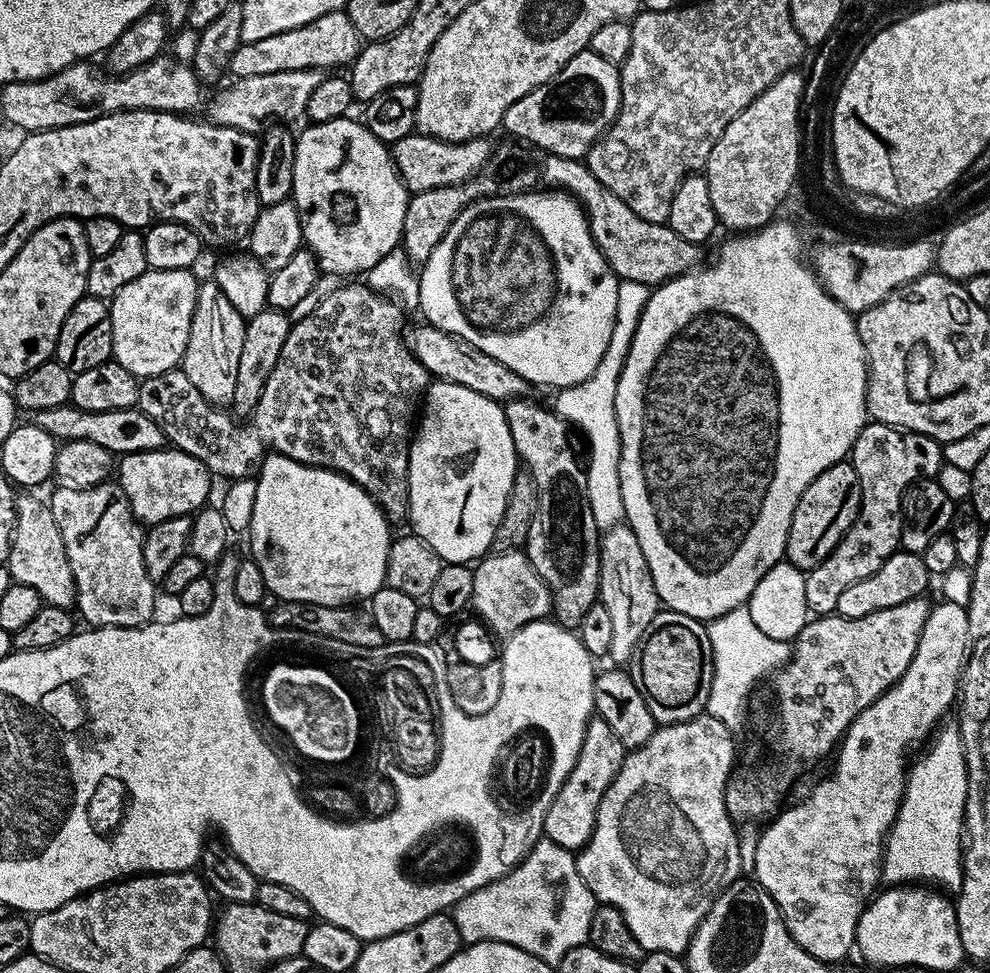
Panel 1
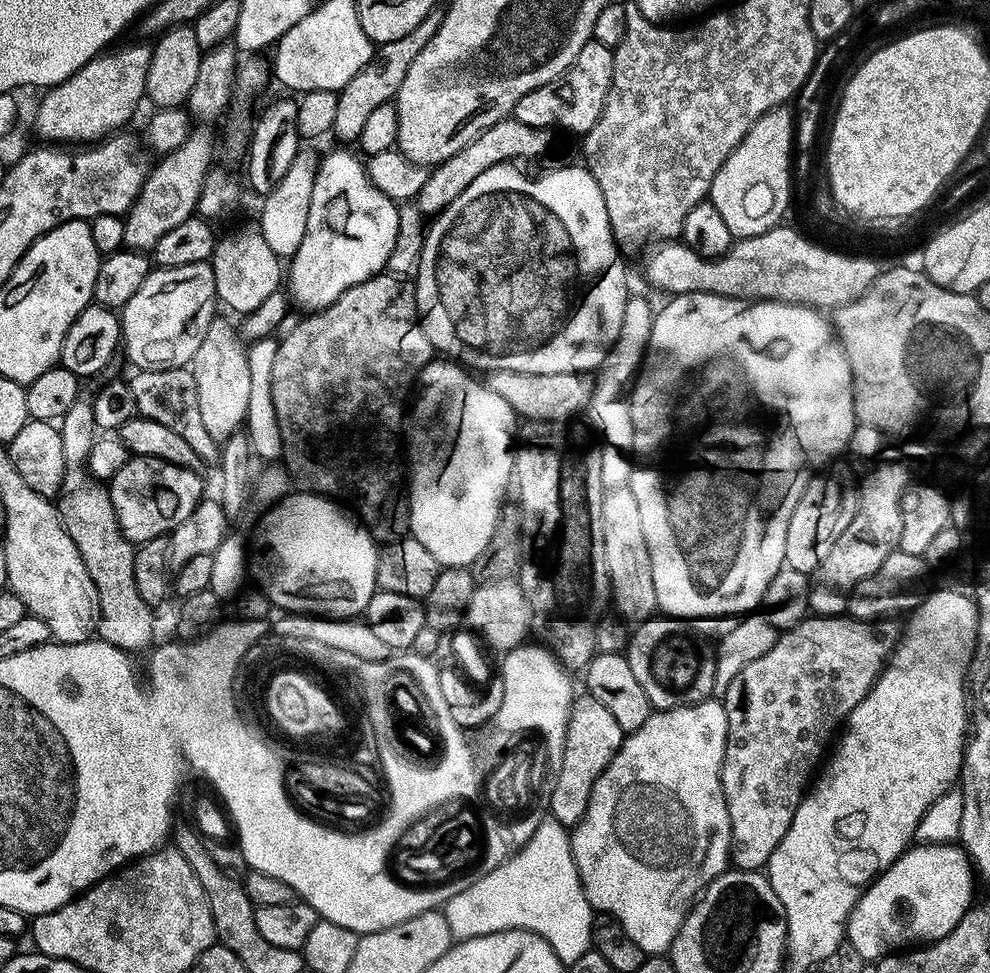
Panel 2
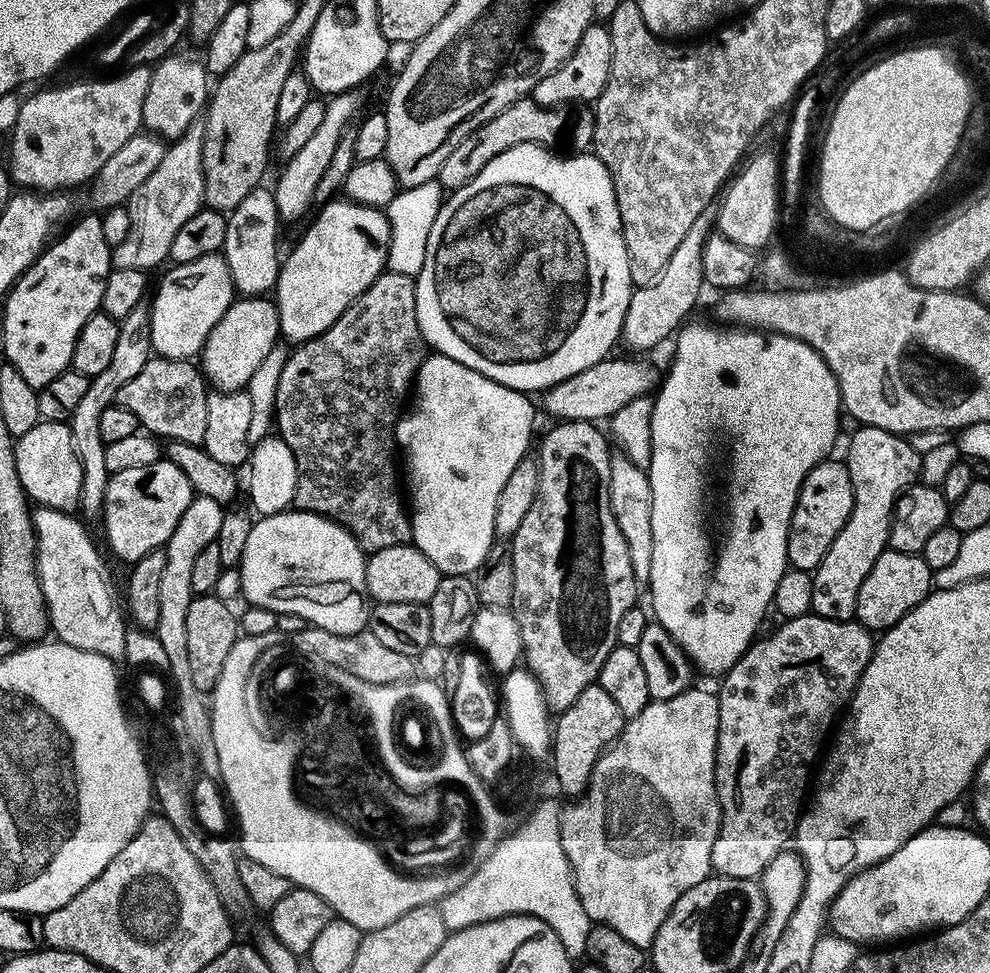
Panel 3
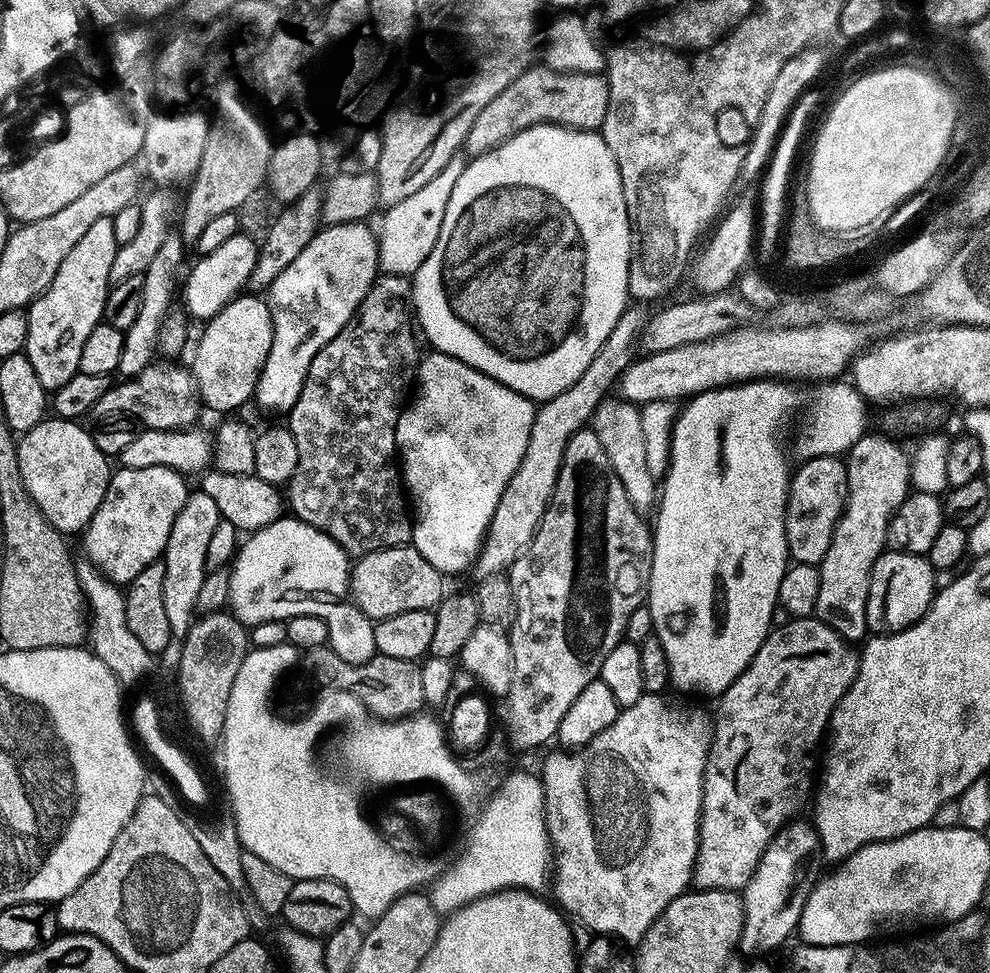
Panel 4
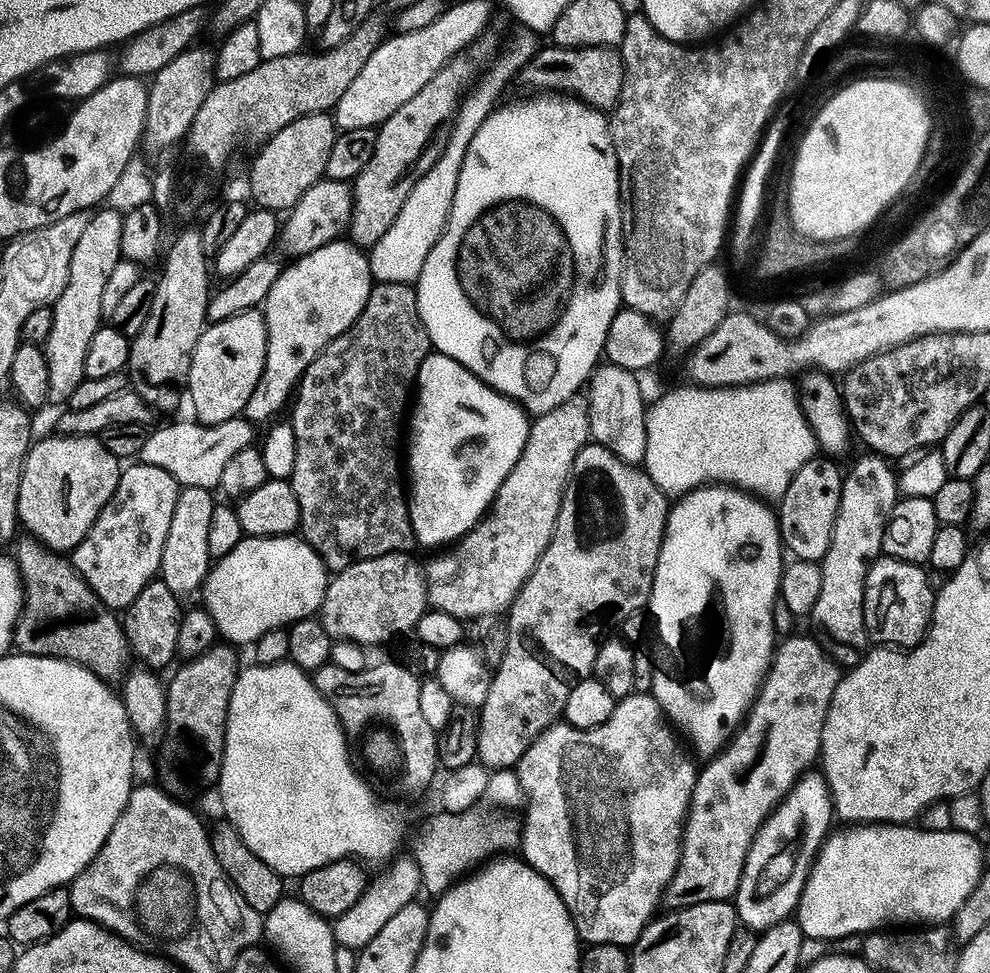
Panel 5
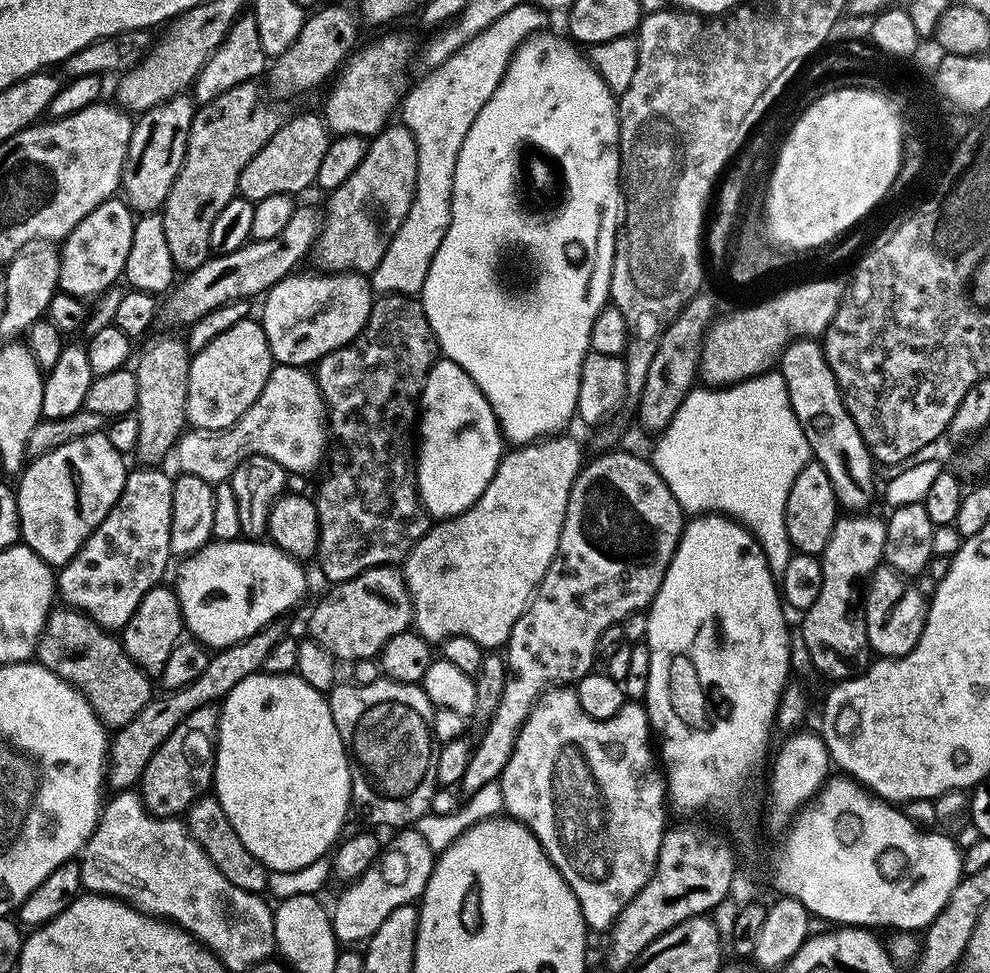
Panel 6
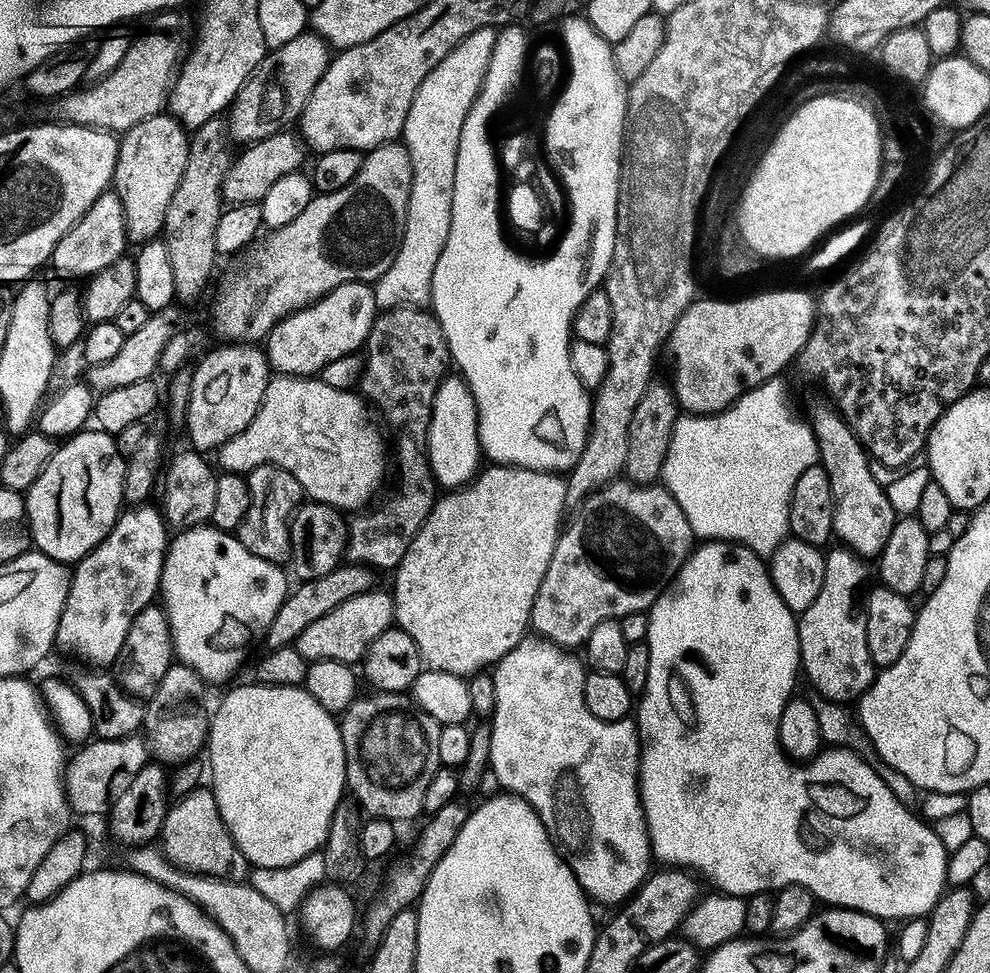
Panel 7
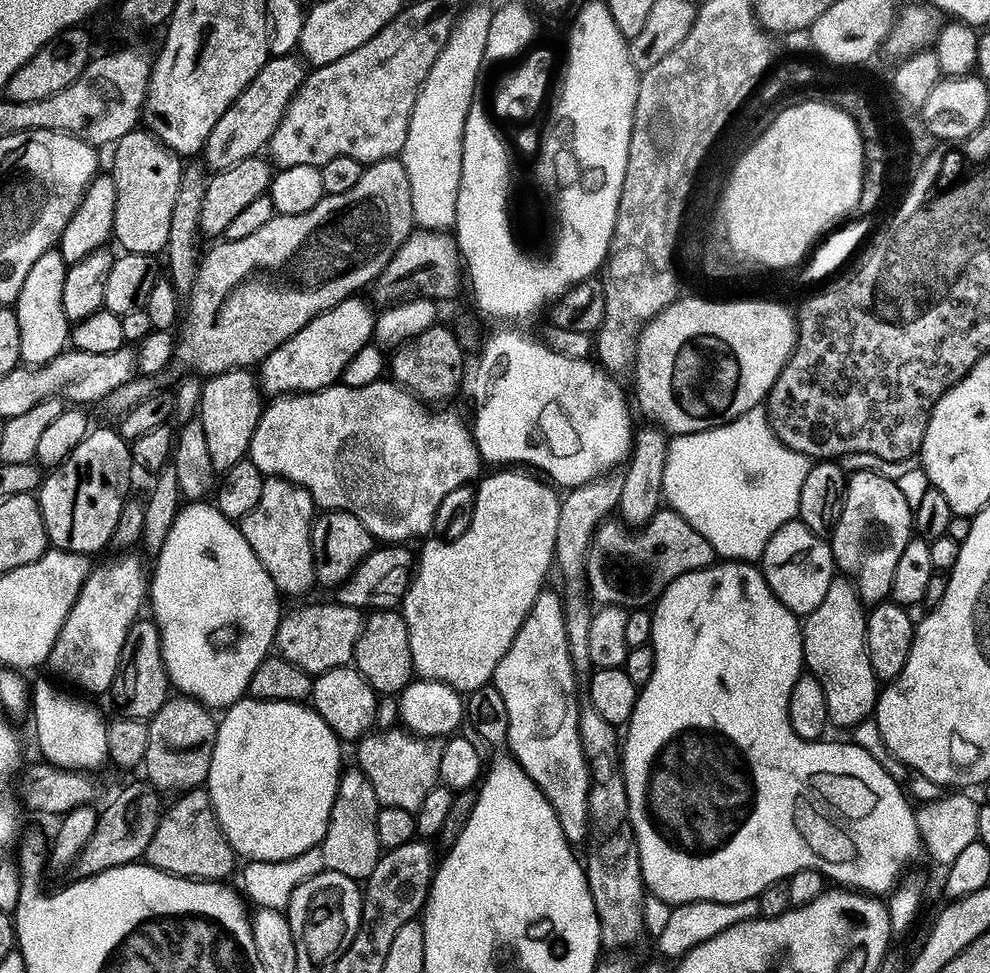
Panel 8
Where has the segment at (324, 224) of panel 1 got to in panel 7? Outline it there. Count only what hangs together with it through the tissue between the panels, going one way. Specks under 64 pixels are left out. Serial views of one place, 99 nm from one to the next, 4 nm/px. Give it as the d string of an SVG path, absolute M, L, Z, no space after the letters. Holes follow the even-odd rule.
M355 280L349 284L338 286L330 290L327 294L316 300L312 304L300 308L296 312L272 325L272 329L266 337L266 355L268 363L277 373L285 376L310 376L315 377L323 370L327 364L332 364L335 360L340 360L343 356L348 356L351 352L359 353L363 349L372 323L376 321L378 309L376 299L372 293L373 285L368 282Z

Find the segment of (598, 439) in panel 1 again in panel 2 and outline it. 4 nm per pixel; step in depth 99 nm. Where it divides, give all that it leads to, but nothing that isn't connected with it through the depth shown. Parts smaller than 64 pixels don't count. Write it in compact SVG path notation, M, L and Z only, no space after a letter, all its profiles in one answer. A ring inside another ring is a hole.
M629 295L626 314L622 314L622 330L618 330L618 338L594 376L592 403L586 409L586 416L592 419L591 427L596 427L604 435L605 442L612 447L605 447L602 451L602 482L605 486L627 485L632 475L634 460L630 453L634 442L634 426L630 422L630 406L626 393L640 365L644 363L653 319L654 307L652 308L651 302L644 296Z

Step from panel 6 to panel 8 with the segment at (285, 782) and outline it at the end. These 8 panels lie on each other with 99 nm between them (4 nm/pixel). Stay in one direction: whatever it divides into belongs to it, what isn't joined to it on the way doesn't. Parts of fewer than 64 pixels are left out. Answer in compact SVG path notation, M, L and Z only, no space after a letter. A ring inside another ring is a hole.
M241 698L227 709L225 720L219 721L219 728L224 731L224 782L226 782L226 808L224 808L224 821L220 823L220 829L224 832L225 838L230 842L230 846L236 852L237 857L245 861L265 860L266 862L277 863L280 860L294 858L303 851L317 847L321 843L327 830L327 820L331 806L334 804L336 788L342 773L340 766L340 747L342 741L339 736L332 732L330 726L319 716L315 709L307 703L301 702L274 702L273 700L253 700L251 698Z

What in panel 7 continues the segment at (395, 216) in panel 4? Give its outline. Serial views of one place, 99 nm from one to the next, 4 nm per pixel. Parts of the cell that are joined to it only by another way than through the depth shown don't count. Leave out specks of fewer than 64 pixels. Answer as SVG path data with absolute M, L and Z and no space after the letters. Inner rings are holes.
M482 27L474 30L474 34L462 38L462 42L458 42L458 46L454 46L454 50L450 50L450 54L446 54L446 58L442 58L438 66L431 68L426 78L422 78L422 86L418 86L418 94L414 94L414 102L410 102L410 114L406 114L406 126L402 133L402 143L408 149L412 163L410 202L402 242L395 245L390 270L386 270L386 274L382 274L374 281L372 293L376 299L377 309L424 306L432 299L434 266L438 266L442 246L446 246L446 238L450 234L452 225L458 142L462 134L462 126L466 122L466 114L470 114L470 106L474 106L484 76L488 73L496 45L496 33L496 28Z

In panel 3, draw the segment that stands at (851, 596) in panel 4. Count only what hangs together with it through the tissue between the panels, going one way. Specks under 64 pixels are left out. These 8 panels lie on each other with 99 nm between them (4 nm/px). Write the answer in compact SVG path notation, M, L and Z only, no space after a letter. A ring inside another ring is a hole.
M867 426L855 430L857 432L848 444L846 455L854 490L852 513L838 538L834 538L830 550L826 550L822 562L811 573L811 611L831 620L851 620L855 617L862 582L866 582L866 574L870 574L874 562L878 562L880 555L889 547L888 523L892 520L896 499L903 488L910 487L914 482L916 484L921 475L921 449L907 444L903 435Z

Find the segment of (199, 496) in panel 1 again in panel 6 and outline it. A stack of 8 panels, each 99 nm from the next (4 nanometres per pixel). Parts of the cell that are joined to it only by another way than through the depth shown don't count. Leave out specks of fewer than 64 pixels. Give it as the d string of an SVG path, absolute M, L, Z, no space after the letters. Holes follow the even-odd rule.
M140 466L129 471L126 482L122 486L122 494L118 502L102 518L102 522L86 538L86 542L74 554L69 564L63 565L56 576L58 596L67 607L75 608L77 612L85 612L98 626L109 630L122 630L126 622L138 610L138 602L150 589L157 587L168 568L168 560L173 559L170 550L170 518L172 517L172 481L171 475L160 472L156 466Z

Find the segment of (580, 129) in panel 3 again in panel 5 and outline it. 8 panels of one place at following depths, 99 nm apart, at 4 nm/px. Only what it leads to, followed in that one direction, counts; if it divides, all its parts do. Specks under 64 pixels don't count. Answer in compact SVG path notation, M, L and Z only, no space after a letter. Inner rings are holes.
M541 47L536 55L520 69L519 79L533 84L536 90L555 90L560 94L571 94L597 110L616 107L622 94L624 81L624 59L615 47L606 48L562 48Z

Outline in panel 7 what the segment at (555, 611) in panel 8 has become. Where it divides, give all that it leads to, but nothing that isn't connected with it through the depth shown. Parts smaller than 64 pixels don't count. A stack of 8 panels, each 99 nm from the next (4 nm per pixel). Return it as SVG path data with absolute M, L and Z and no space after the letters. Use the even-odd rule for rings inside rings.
M535 634L525 635L523 640L514 646L490 672L494 682L494 702L490 717L492 733L490 734L490 772L496 775L496 780L501 784L505 793L520 796L538 814L538 818L546 826L548 837L556 845L559 853L570 866L570 870L576 875L580 887L593 901L600 904L616 904L620 906L631 897L632 893L648 879L650 869L654 864L652 854L652 839L648 836L648 823L644 817L644 808L640 805L640 734L635 723L609 722L602 718L594 718L590 710L586 710L586 698L584 697L585 665L567 648L559 648L554 642L545 640L543 636Z

